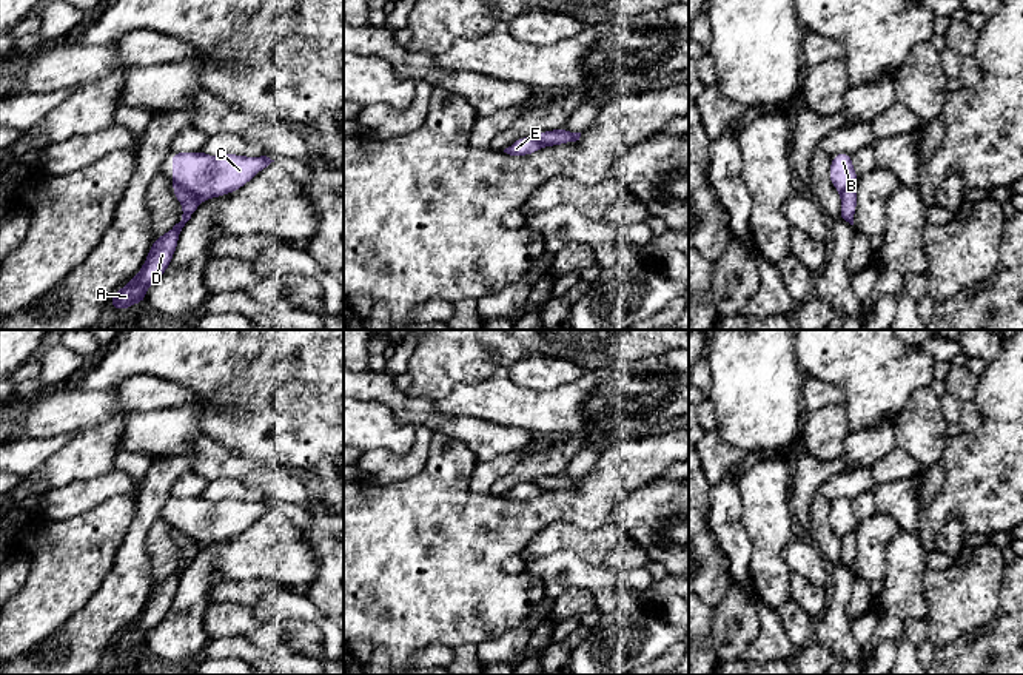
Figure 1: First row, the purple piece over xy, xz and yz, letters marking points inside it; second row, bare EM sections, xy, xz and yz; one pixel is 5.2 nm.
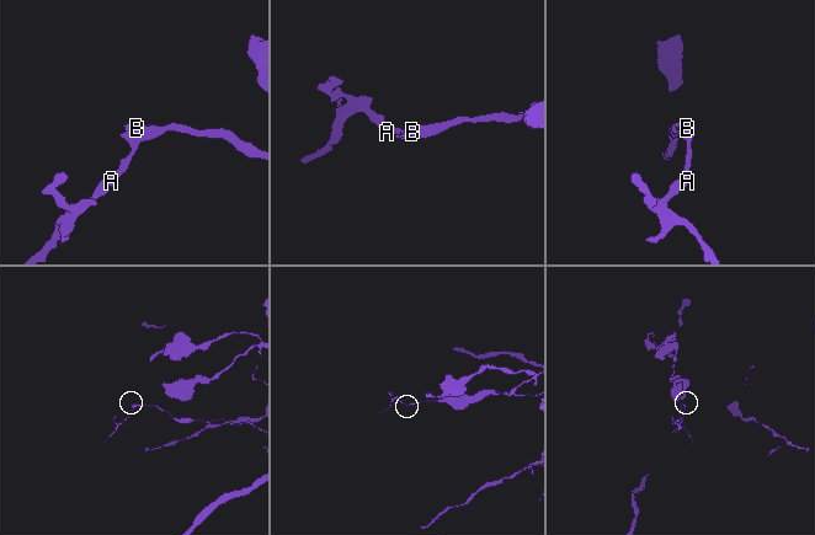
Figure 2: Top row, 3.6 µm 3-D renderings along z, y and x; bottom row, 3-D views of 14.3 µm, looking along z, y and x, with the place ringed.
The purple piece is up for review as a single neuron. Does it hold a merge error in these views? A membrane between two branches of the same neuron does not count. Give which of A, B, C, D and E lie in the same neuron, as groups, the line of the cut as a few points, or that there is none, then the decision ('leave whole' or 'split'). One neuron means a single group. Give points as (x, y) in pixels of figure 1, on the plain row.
groups A D E / B C; cut xy (174, 526), (201, 546); split

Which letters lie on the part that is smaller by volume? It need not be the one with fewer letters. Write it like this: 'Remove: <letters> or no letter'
Remove: A, D, E

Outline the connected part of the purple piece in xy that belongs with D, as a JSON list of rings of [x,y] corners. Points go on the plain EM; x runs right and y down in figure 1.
[[[174,527],[173,538],[183,552],[182,566],[176,569],[166,579],[156,583],[139,620],[112,641],[108,650],[112,655],[126,655],[134,647],[143,650],[148,632],[154,629],[171,609],[180,576],[200,549],[197,541],[180,529]]]

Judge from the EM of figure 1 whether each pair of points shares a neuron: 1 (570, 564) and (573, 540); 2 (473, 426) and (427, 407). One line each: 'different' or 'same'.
1: different
2: same

